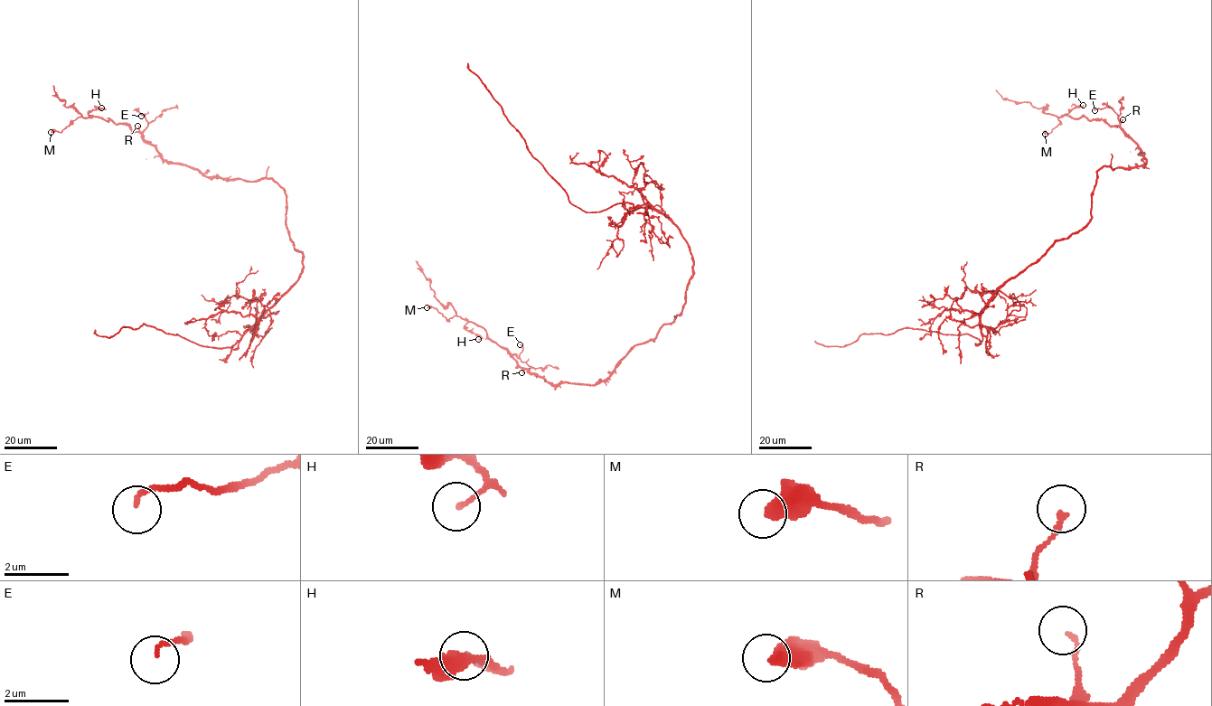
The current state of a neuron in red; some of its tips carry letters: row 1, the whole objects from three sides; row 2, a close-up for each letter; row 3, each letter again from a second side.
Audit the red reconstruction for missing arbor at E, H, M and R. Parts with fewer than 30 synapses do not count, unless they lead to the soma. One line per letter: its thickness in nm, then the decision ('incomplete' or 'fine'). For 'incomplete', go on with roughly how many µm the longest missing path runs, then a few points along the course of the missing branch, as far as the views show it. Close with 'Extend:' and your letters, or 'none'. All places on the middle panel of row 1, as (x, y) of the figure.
E: 110 nm | fine
H: 140 nm | fine
M: 550 nm | fine
R: 150 nm | fine
Extend: none

